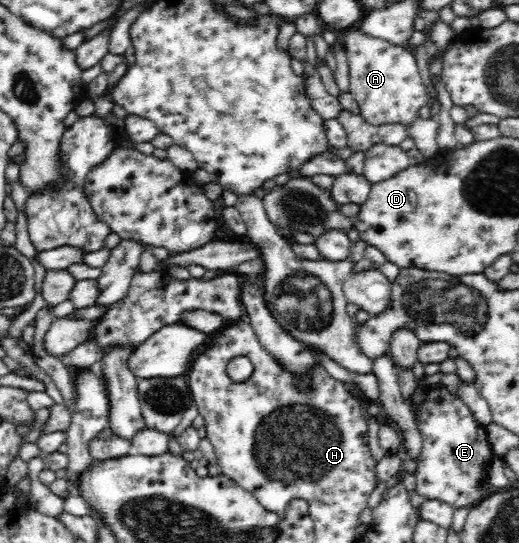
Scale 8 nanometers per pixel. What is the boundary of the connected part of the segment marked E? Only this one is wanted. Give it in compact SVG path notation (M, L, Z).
M437 386L415 409L418 430L424 436L421 452L415 459L416 493L426 500L438 499L454 509L472 507L484 500L486 495L495 494L496 486L488 479L488 465L495 453L486 427L477 421L466 403L448 389Z

